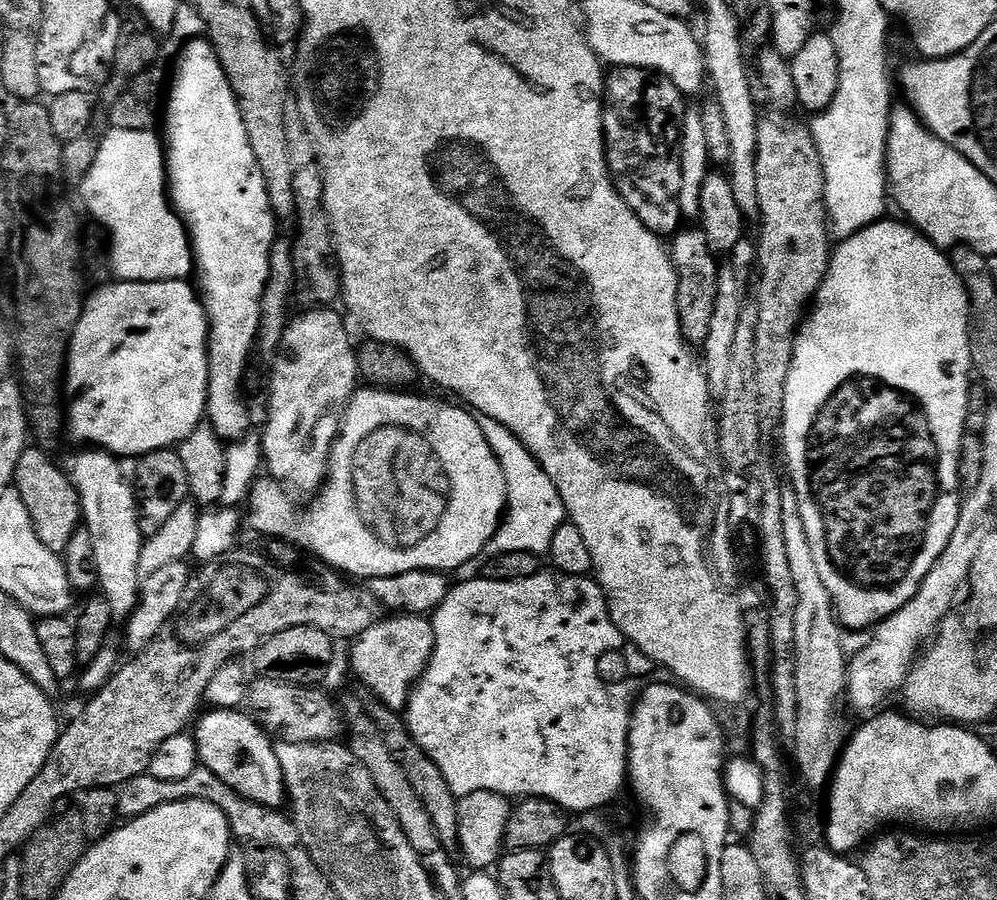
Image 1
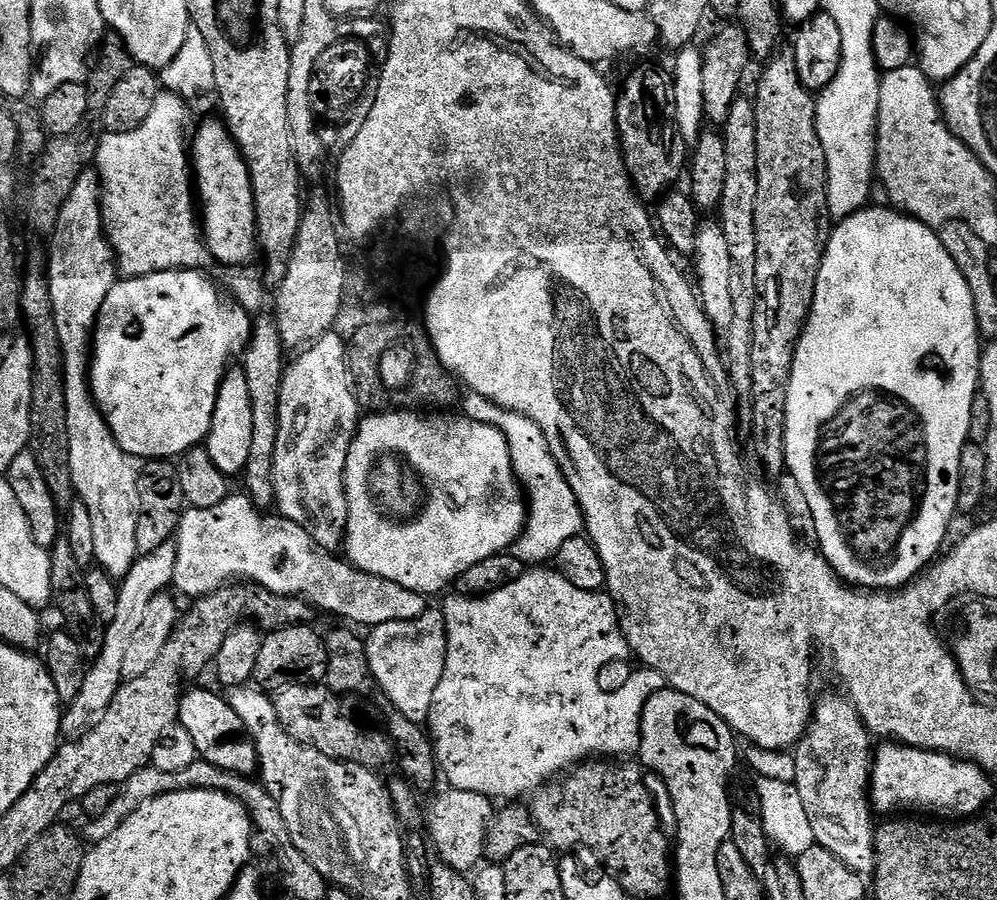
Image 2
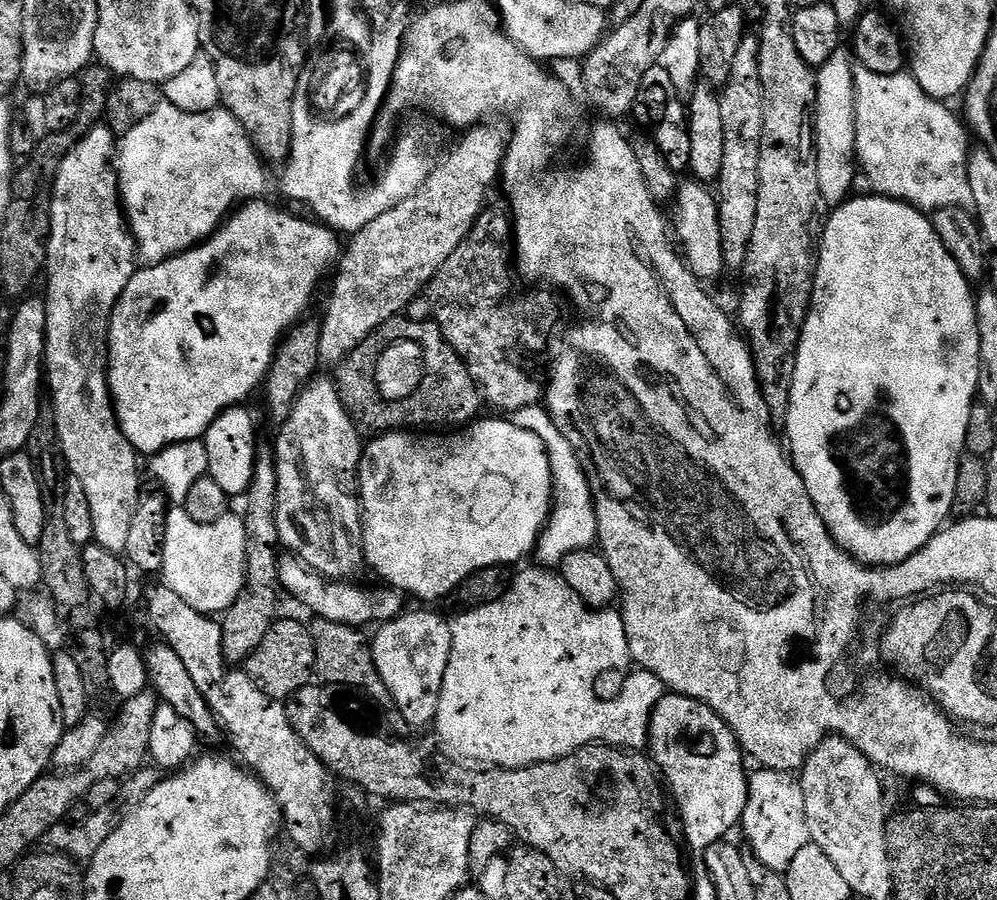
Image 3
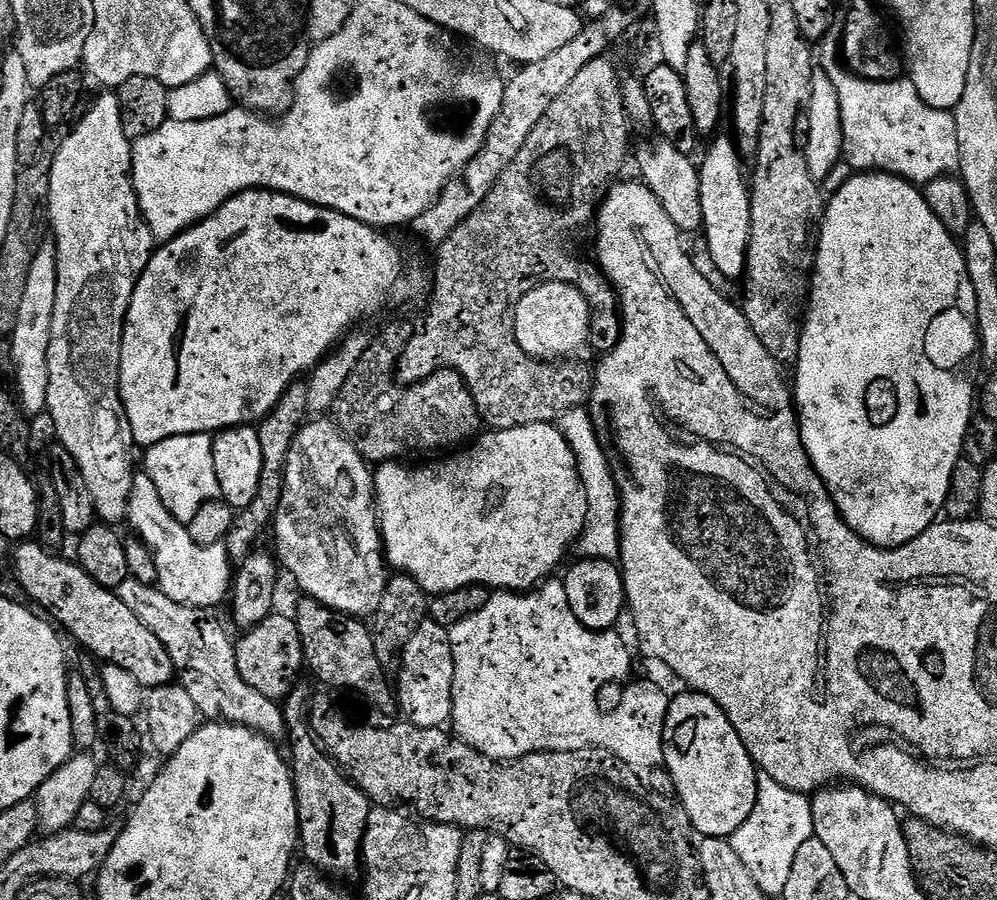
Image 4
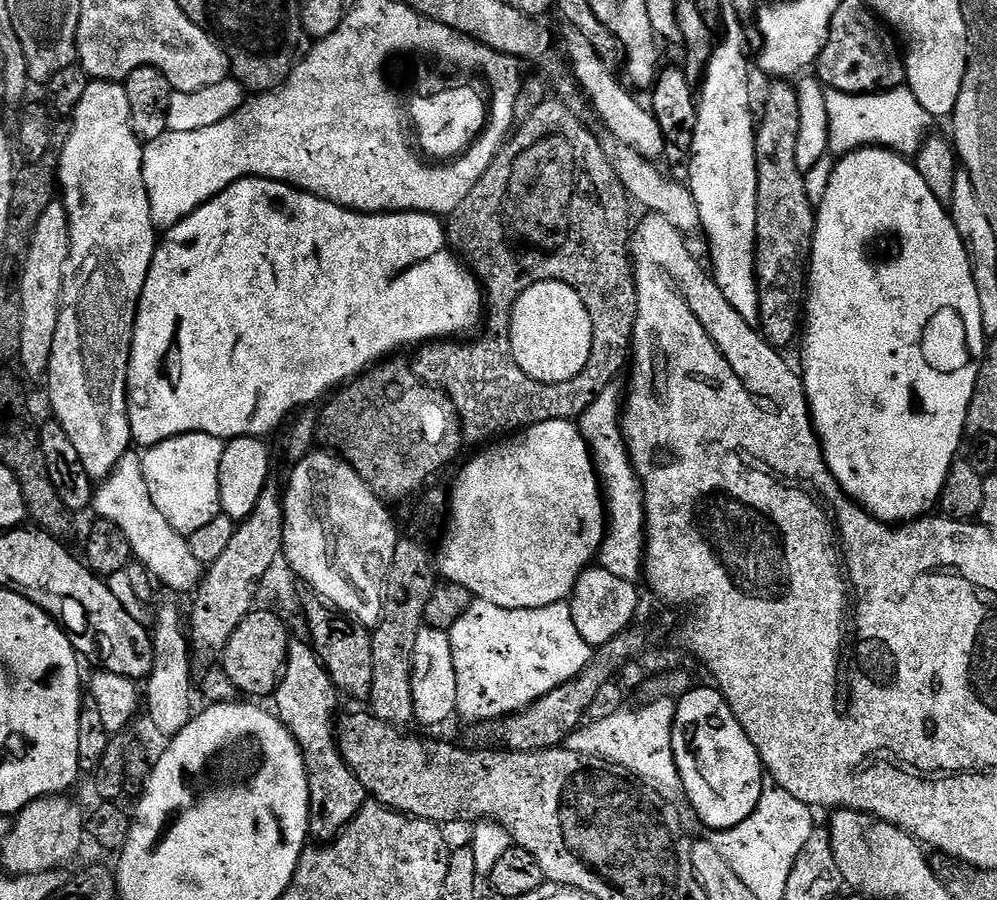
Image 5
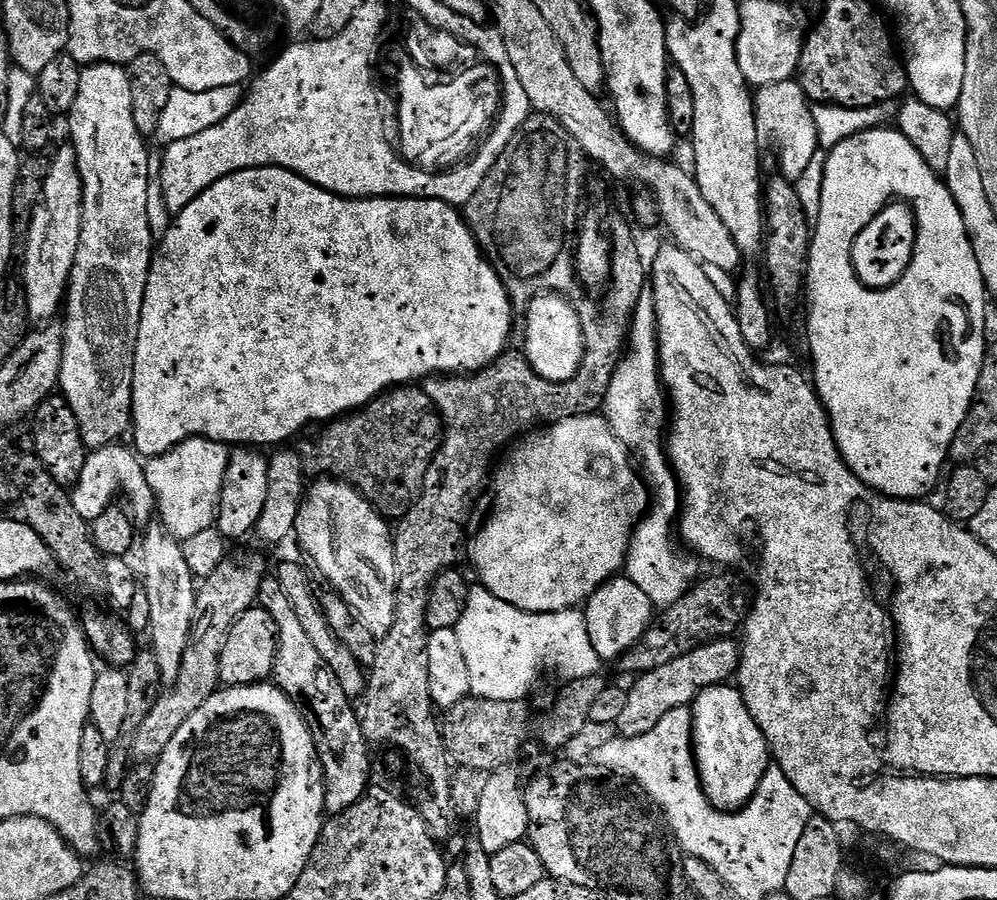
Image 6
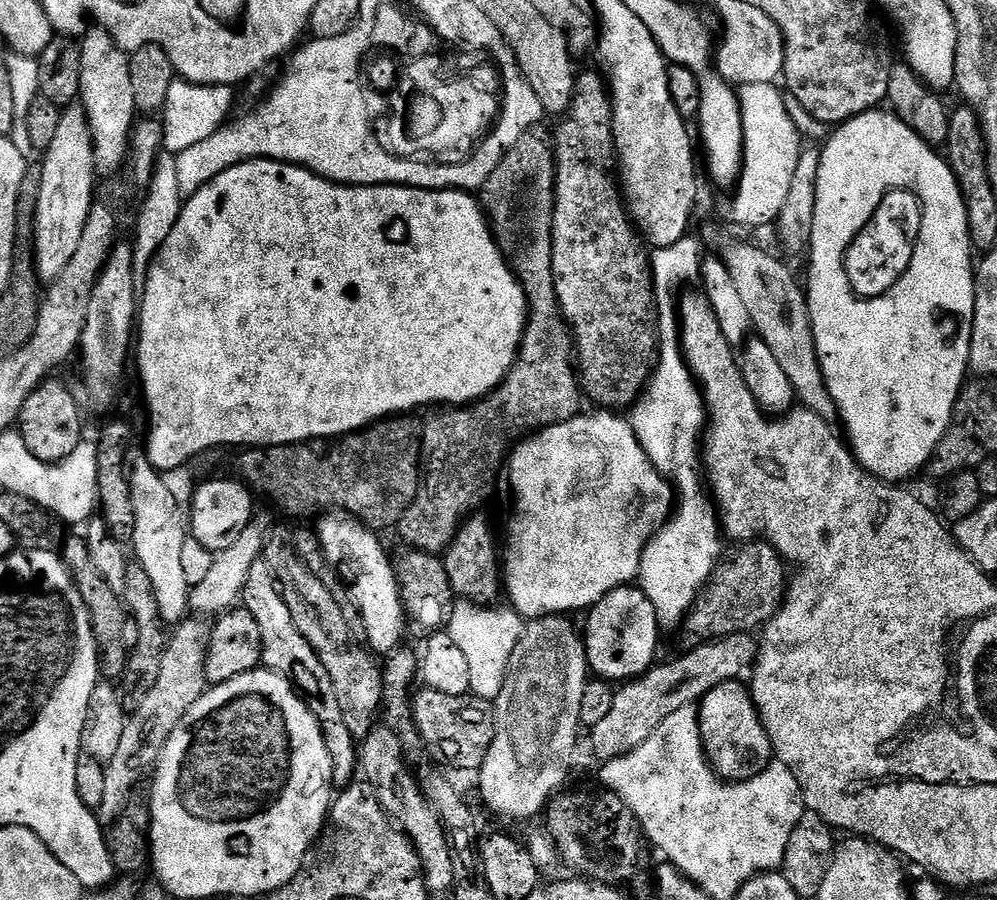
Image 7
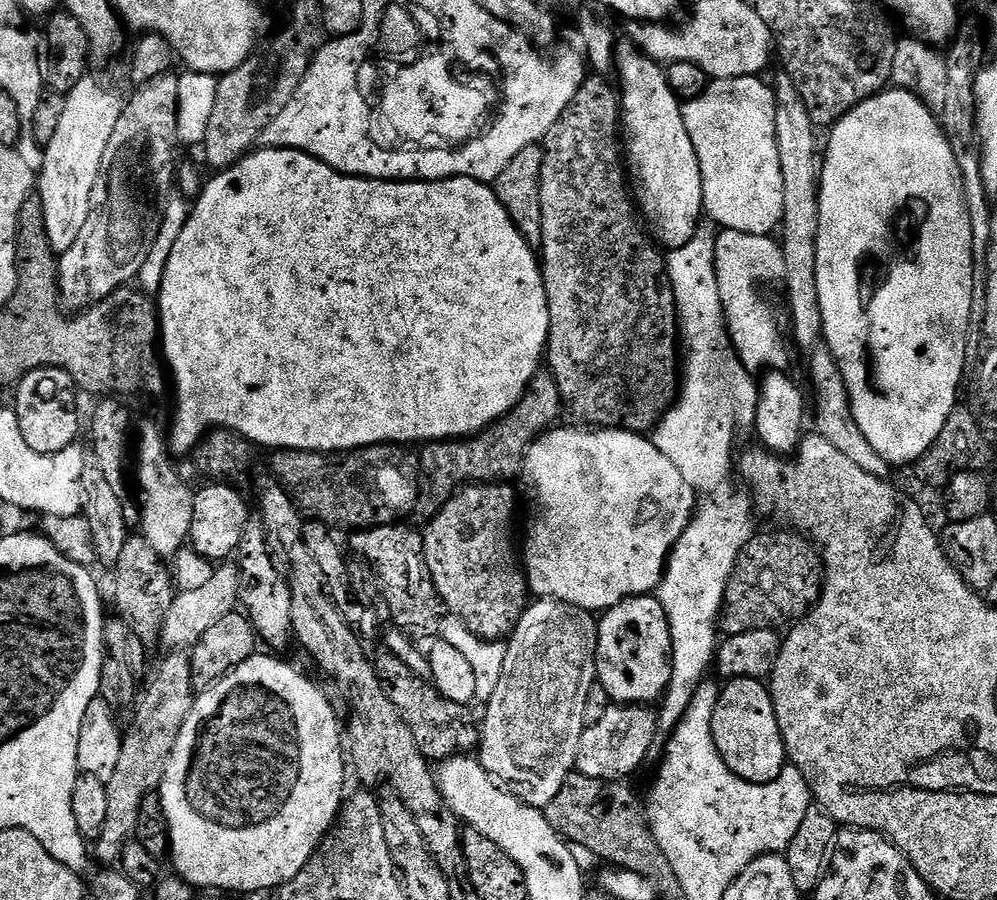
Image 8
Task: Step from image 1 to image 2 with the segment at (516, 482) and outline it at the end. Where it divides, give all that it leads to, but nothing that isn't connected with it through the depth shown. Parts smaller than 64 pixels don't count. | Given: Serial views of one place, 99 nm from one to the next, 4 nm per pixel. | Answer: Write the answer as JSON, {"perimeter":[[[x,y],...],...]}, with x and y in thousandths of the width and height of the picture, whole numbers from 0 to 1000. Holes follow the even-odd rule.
{"perimeter":[[[486,448],[484,452],[485,458],[477,458],[475,464],[487,473],[495,473],[495,478],[508,487],[518,532],[522,534],[528,552],[528,581],[517,602],[516,617],[527,629],[545,628],[557,620],[560,611],[564,611],[564,602],[583,594],[586,572],[582,569],[580,556],[576,553],[576,544],[572,544],[572,536],[568,536],[566,524],[548,491],[548,482],[544,482],[544,478],[540,478],[530,462],[498,449]]]}

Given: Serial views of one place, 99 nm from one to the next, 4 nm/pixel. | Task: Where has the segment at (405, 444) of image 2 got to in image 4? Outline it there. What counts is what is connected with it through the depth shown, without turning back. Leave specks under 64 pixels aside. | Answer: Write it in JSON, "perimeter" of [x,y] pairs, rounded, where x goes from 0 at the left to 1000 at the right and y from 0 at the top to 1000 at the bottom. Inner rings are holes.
{"perimeter":[[[552,470],[489,478],[464,500],[446,506],[441,510],[445,509],[446,511],[441,511],[438,516],[425,516],[422,520],[412,520],[411,517],[405,516],[409,513],[390,513],[376,521],[373,546],[377,548],[377,571],[381,579],[381,594],[385,597],[385,616],[388,626],[394,632],[397,630],[398,637],[413,640],[415,647],[419,647],[419,651],[427,660],[470,653],[473,649],[482,650],[490,656],[527,659],[537,654],[547,642],[553,641],[557,637],[554,634],[565,624],[570,609],[572,613],[578,601],[582,599],[590,570],[590,554],[582,534],[582,521],[578,518],[578,507],[572,500],[561,474],[557,470]]]}

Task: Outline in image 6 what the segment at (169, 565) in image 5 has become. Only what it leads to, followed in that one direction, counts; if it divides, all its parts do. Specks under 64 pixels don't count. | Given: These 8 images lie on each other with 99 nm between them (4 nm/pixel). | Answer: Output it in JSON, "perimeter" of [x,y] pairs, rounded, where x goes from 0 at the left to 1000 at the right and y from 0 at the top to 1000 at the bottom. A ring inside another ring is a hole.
{"perimeter":[[[120,491],[107,493],[104,498],[97,498],[88,503],[86,516],[82,518],[82,527],[70,547],[74,567],[78,567],[78,571],[82,571],[86,579],[98,576],[98,571],[113,563],[115,556],[112,554],[119,547],[128,554],[127,563],[137,583],[147,583],[157,568],[155,549],[144,526],[145,512],[131,497],[123,498],[122,494]]]}

